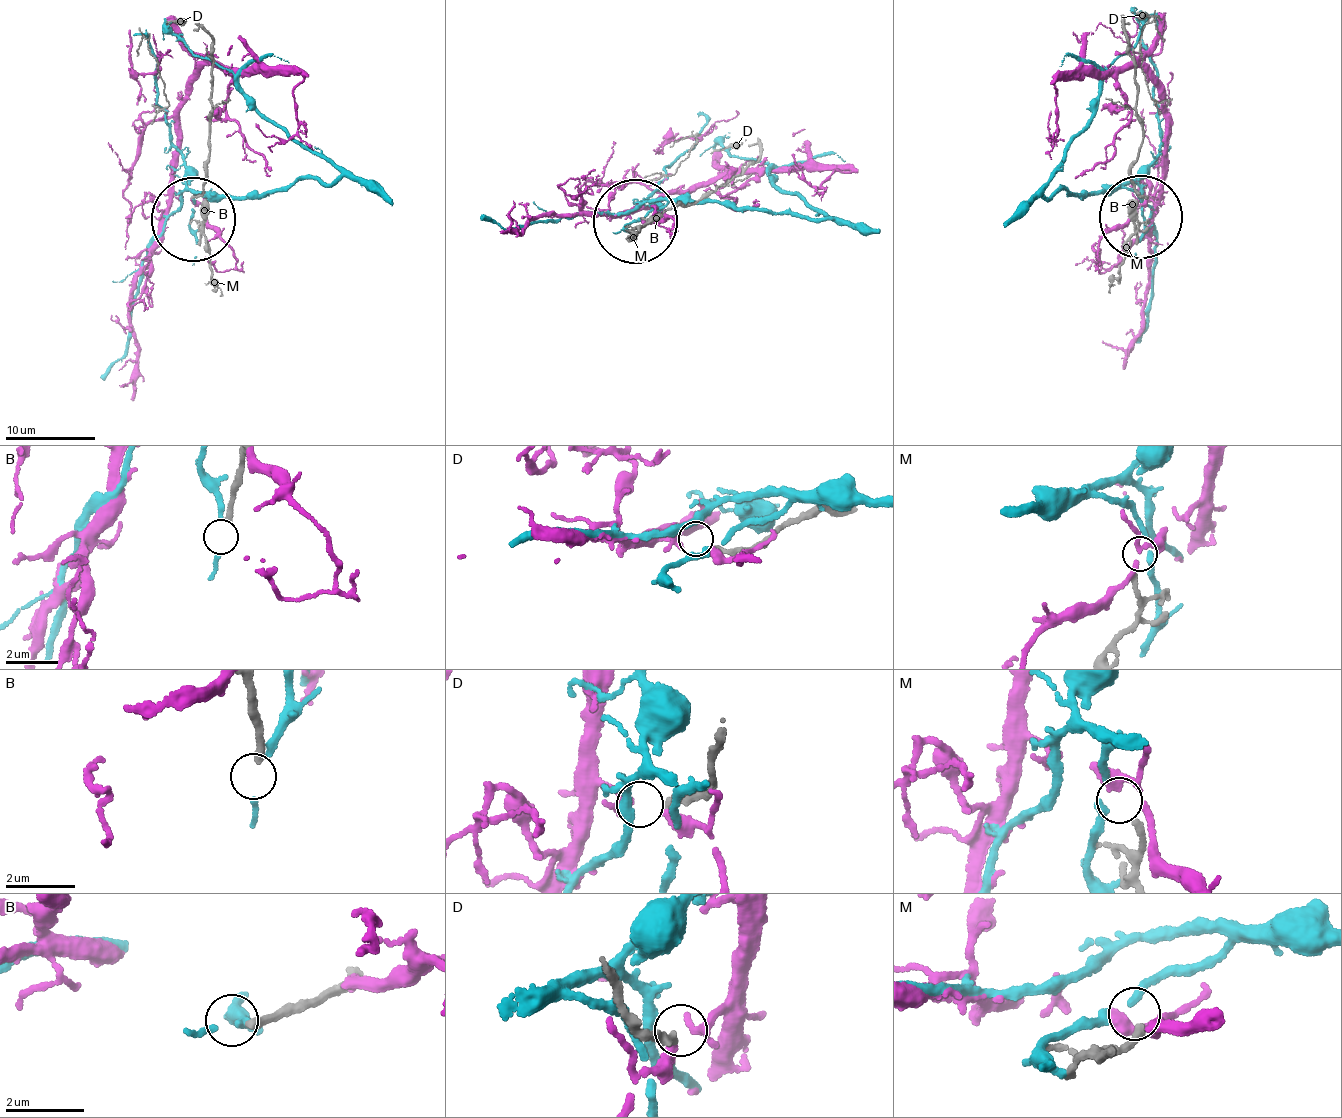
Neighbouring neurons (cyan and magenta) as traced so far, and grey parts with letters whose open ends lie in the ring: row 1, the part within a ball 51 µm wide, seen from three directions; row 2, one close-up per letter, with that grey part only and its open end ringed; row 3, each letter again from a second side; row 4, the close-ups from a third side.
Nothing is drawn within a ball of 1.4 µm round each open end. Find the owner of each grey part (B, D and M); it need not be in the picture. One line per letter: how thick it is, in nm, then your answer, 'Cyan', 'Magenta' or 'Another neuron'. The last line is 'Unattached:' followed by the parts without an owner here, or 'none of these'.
B: Thickness 200 nm. Another neuron
D: Thickness 180 nm. Another neuron
M: Thickness 170 nm. Magenta
Unattached: B, D

